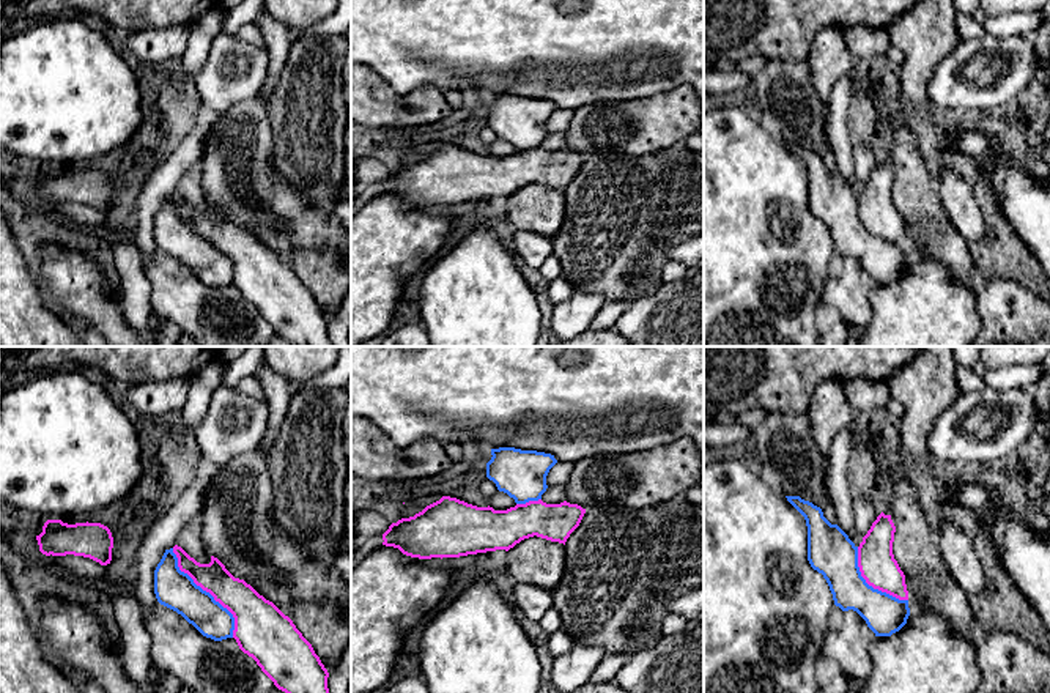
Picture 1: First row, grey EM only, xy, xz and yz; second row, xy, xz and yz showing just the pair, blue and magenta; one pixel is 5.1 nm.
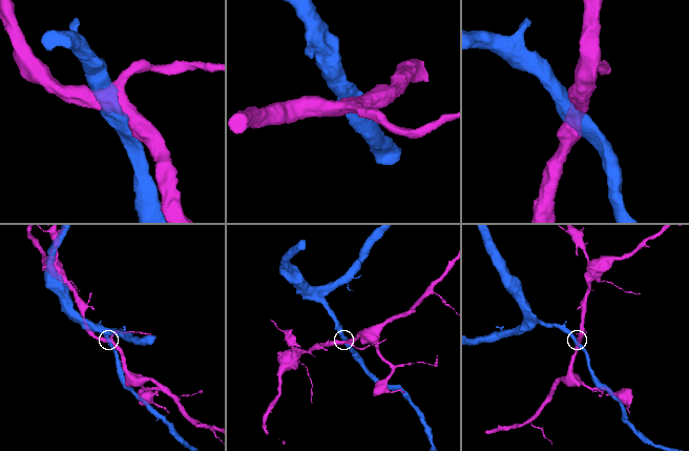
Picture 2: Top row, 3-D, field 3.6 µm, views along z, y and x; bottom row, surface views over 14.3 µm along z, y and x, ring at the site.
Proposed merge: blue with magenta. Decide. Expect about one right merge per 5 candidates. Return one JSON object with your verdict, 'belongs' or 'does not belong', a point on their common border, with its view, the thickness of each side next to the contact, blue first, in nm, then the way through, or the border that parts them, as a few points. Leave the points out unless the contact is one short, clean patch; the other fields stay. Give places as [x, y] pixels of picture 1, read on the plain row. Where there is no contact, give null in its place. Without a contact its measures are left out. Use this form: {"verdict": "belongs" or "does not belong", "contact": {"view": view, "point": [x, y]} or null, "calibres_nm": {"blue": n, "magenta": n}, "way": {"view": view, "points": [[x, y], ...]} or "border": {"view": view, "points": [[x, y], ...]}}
{"verdict": "belongs", "contact": {"view": "xy", "point": [205, 238]}, "calibres_nm": {"blue": 200, "magenta": 180}}

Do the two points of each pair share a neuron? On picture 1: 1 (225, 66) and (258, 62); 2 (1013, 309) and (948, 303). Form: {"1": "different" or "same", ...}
{"1": "same", "2": "different"}

